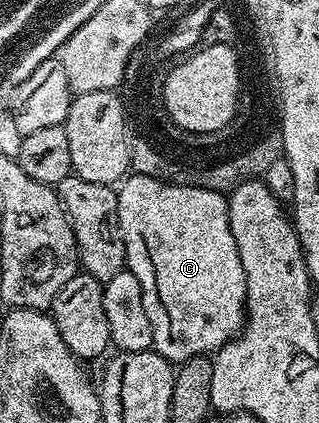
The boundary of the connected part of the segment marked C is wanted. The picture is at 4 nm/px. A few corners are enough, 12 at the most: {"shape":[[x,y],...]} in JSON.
{"shape":[[127,176],[126,268],[154,352],[217,353],[246,320],[214,189]]}

